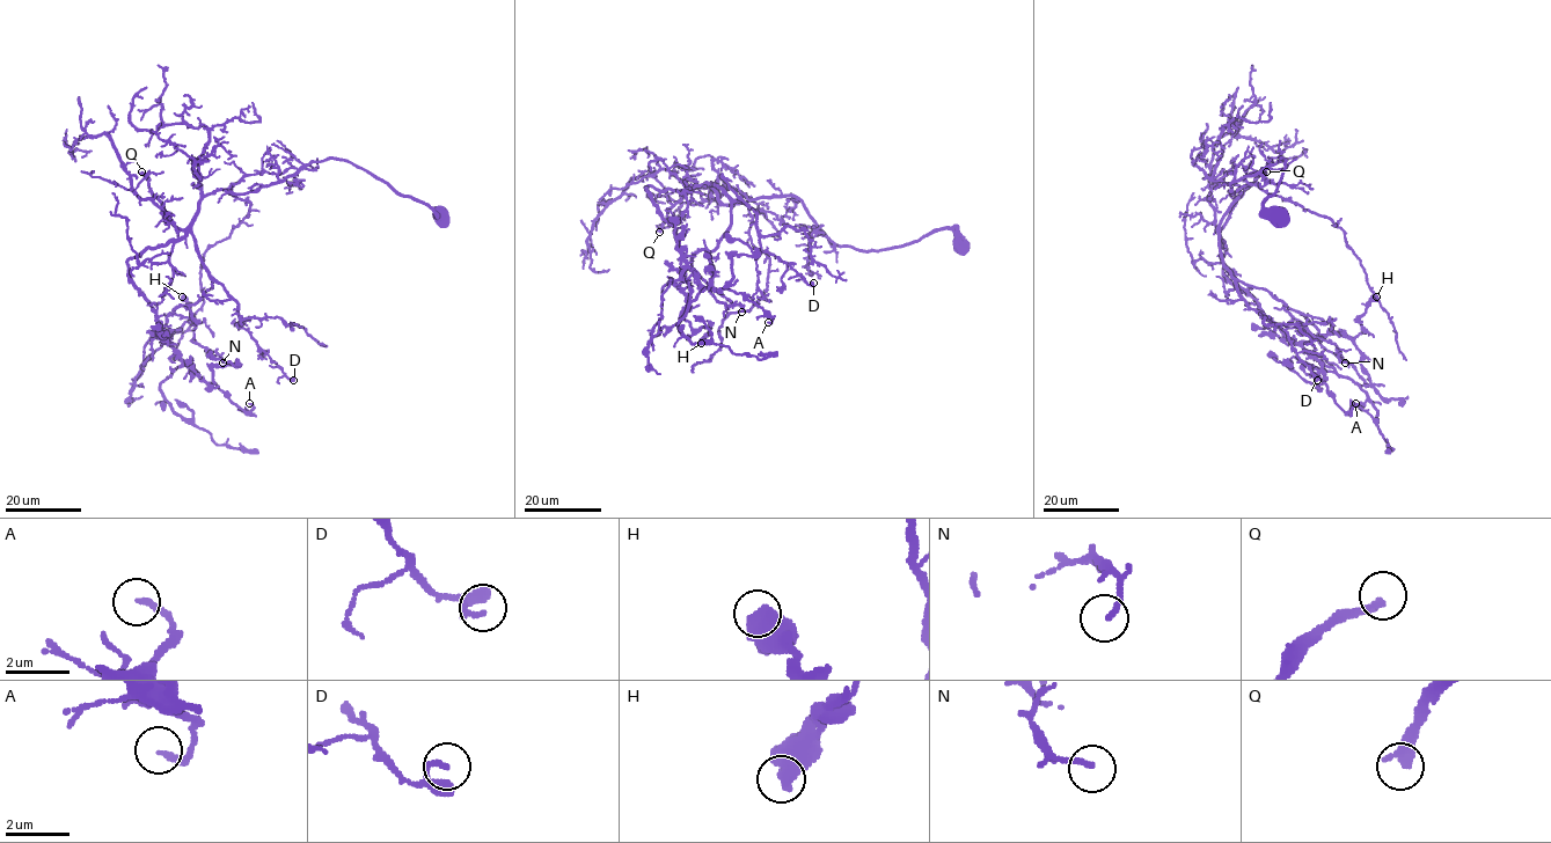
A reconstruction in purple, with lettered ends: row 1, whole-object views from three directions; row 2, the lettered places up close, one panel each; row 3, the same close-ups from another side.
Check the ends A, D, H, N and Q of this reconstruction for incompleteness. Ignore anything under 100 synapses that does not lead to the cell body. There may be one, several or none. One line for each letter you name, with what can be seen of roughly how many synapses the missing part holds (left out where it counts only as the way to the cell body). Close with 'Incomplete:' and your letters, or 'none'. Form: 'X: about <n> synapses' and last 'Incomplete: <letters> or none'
Q: about 190 synapses
Incomplete: Q

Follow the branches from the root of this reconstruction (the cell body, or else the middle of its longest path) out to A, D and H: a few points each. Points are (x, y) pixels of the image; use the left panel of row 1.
A: (440, 219), (334, 158), (251, 191), (206, 195), (174, 243), (155, 321), (199, 376), (246, 412), (249, 403)
D: (440, 219), (334, 158), (203, 198), (191, 229), (203, 266), (293, 380)
H: (440, 219), (334, 158), (216, 190), (191, 221), (212, 287), (166, 338), (191, 321), (182, 297)

